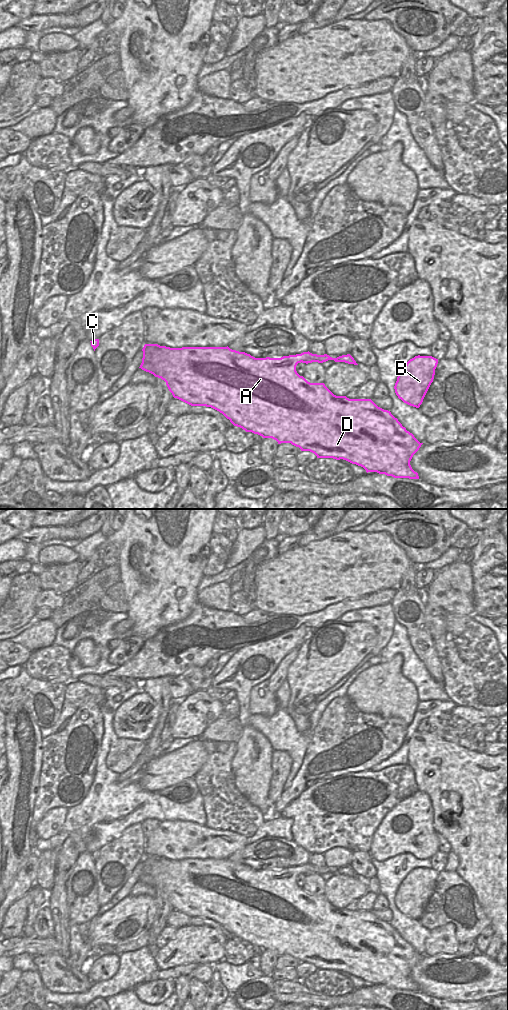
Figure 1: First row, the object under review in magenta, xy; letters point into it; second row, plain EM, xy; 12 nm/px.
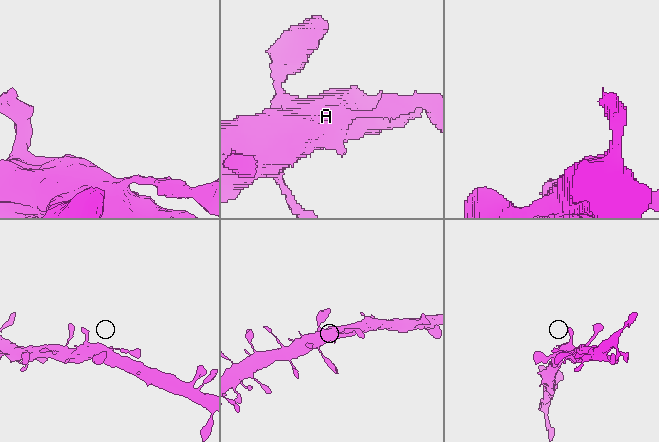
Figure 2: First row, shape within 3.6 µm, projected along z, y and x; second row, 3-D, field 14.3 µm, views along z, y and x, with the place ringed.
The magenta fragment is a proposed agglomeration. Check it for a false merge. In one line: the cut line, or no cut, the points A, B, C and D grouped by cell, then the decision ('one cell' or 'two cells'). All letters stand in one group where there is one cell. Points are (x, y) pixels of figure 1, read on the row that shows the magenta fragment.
no cut; A B C D; one cell

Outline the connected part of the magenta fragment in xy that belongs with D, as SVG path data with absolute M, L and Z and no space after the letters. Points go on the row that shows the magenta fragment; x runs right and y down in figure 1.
M145 344L139 368L161 378L169 391L191 406L211 407L222 413L230 422L246 432L272 438L281 443L291 443L301 451L310 451L317 458L346 460L363 467L366 472L377 472L394 478L419 479L410 461L423 443L395 418L390 411L378 407L371 399L349 399L334 395L324 383L310 383L296 371L298 363L323 363L328 360L358 365L350 355L332 358L327 354L317 355L309 351L281 358L255 358L245 352L227 347L182 347L170 348L158 344Z

